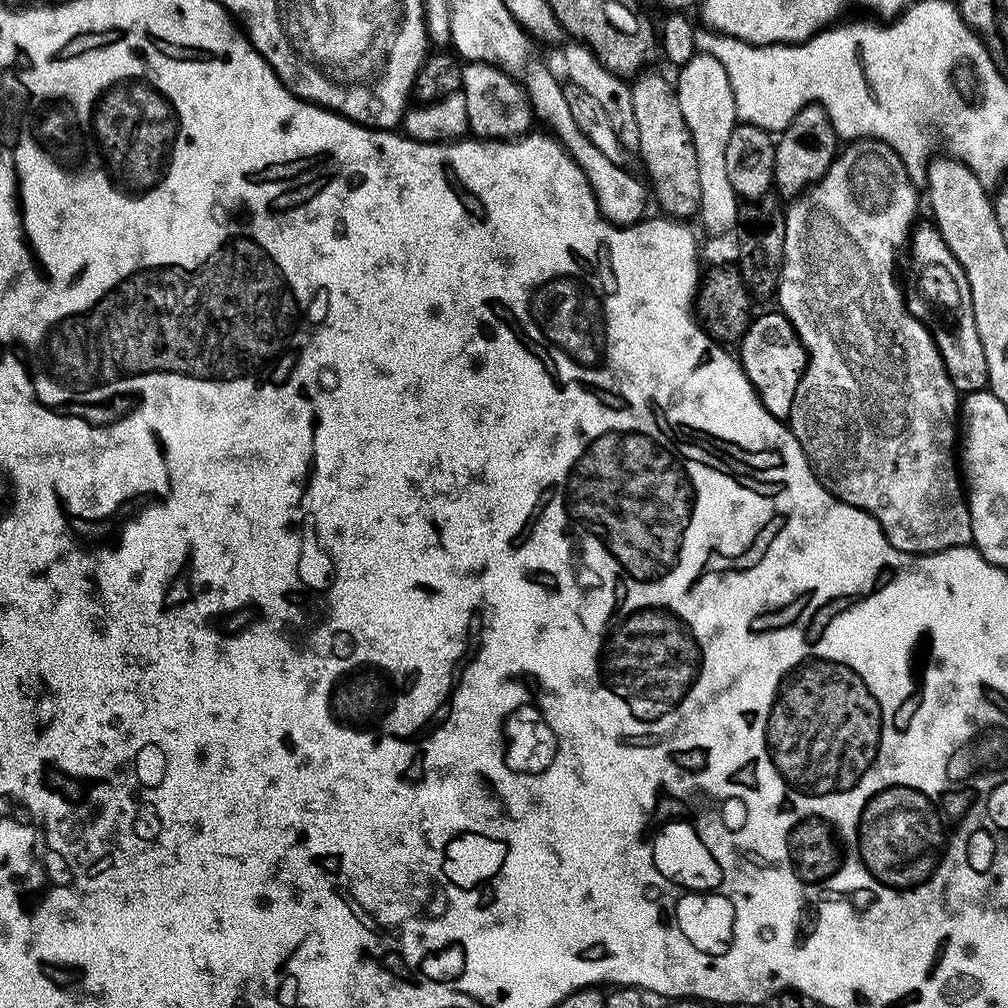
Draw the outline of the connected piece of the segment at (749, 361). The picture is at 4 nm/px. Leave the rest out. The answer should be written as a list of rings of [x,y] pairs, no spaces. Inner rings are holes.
[[[773,310],[761,316],[759,313],[753,319],[738,345],[738,359],[762,406],[775,420],[787,421],[790,406],[794,406],[794,390],[798,390],[798,382],[808,365],[808,352],[783,312]]]

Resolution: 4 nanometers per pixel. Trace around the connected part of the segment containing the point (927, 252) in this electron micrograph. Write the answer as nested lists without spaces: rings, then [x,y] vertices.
[[[917,223],[910,237],[912,273],[908,276],[908,284],[906,280],[906,303],[910,314],[931,332],[957,393],[983,392],[988,386],[986,353],[982,350],[982,338],[978,338],[978,325],[974,323],[970,282],[935,223],[927,223]]]

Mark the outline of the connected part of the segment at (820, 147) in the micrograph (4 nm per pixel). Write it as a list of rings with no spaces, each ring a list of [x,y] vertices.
[[[807,104],[790,118],[790,126],[779,133],[774,158],[774,188],[781,197],[795,198],[805,188],[820,181],[830,170],[838,155],[838,137],[830,122],[830,114],[821,104]]]

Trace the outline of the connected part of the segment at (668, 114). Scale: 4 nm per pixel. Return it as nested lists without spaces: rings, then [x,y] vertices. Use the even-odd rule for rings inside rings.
[[[645,70],[631,81],[634,114],[638,117],[638,155],[644,159],[650,192],[655,203],[656,200],[660,203],[659,211],[672,218],[695,217],[700,210],[698,154],[694,154],[690,130],[686,118],[682,118],[675,87],[666,77],[652,71]]]

